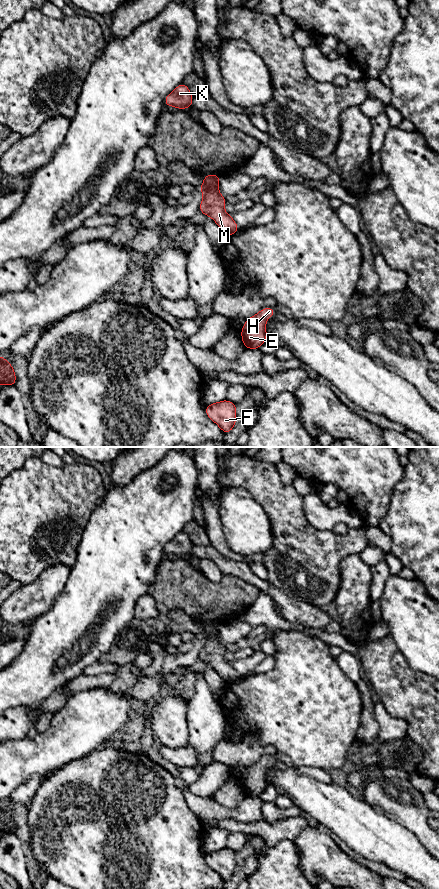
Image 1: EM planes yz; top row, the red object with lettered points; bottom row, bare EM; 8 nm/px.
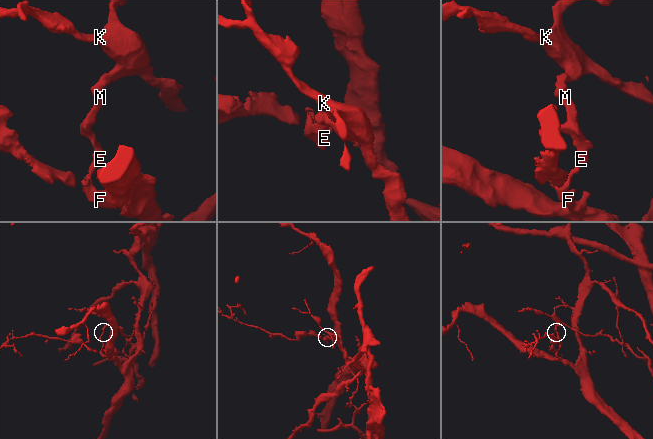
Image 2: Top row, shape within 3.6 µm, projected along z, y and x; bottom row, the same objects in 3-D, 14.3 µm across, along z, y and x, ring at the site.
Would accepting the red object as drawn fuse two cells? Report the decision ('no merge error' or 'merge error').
merge error

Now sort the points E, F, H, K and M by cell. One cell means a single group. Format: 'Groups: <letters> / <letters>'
Groups: E F H M / K

